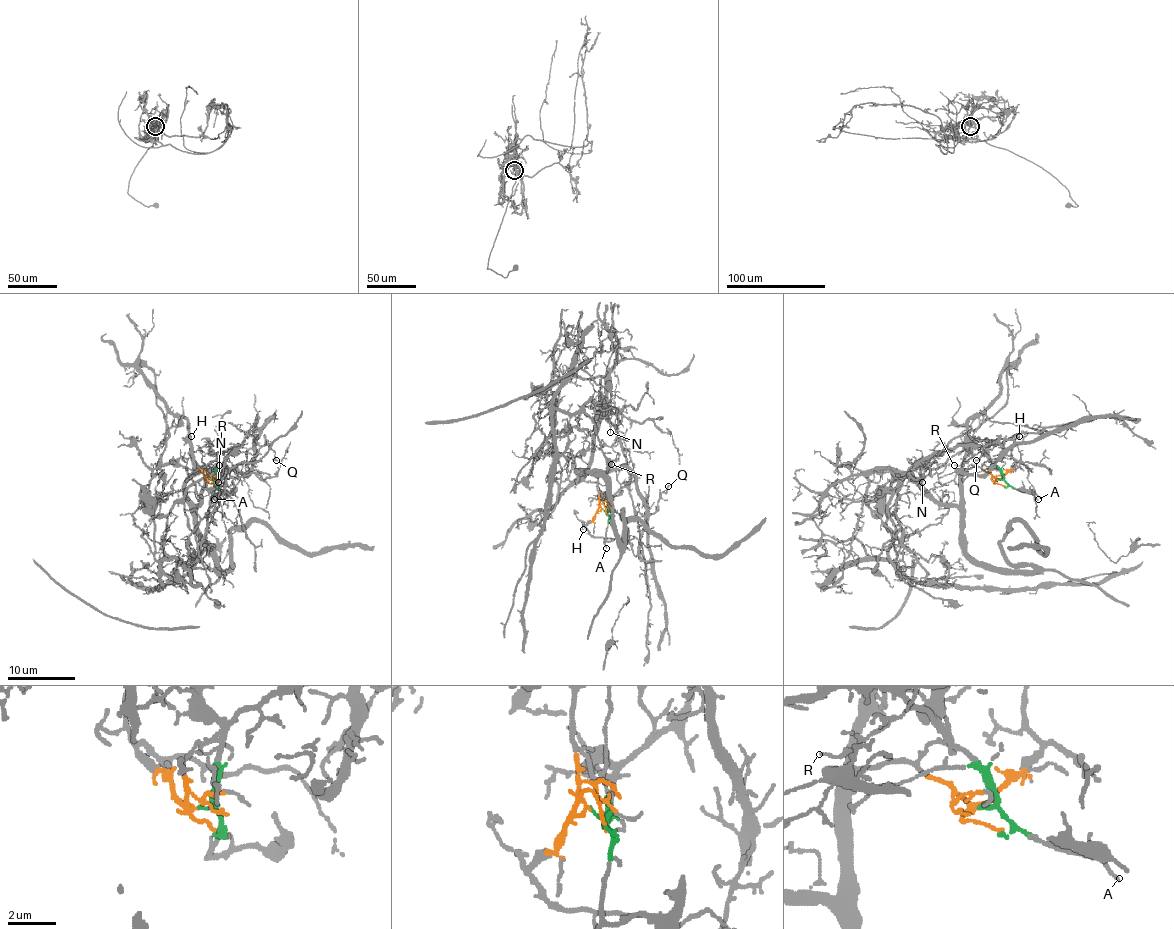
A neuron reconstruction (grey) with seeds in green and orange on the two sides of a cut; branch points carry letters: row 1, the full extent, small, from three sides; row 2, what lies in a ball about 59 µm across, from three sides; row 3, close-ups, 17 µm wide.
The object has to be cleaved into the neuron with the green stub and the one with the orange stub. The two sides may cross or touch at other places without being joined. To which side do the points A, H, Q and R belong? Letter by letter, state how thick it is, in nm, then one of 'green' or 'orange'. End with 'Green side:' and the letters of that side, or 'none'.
A: 130 nm | green
H: 120 nm | orange
Q: 160 nm | orange
R: 90 nm | green
Green side: A, R

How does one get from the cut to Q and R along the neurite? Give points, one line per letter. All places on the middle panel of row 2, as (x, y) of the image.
Q: (601, 509), (598, 477), (603, 474), (627, 468), (649, 514), (669, 485)
R: (601, 509), (606, 512), (608, 499), (620, 484), (611, 463)

